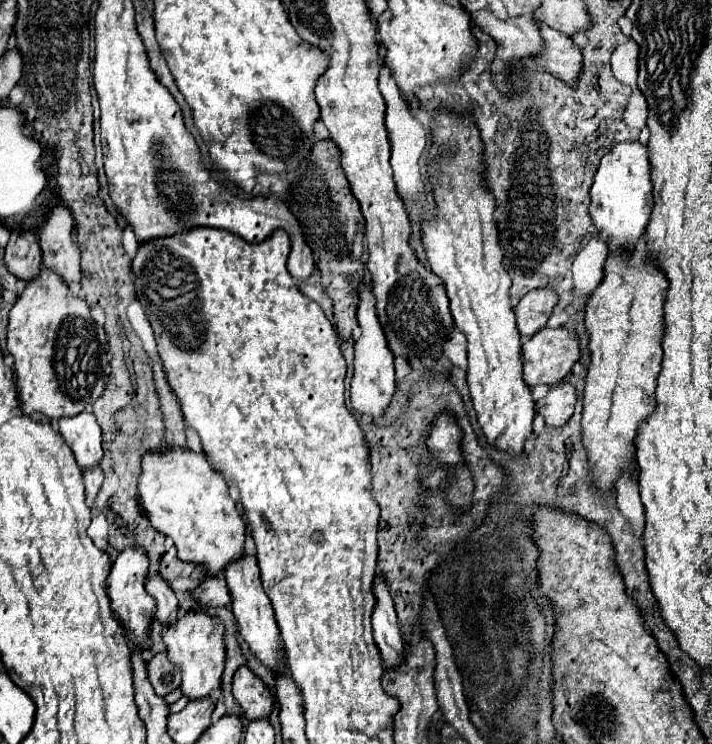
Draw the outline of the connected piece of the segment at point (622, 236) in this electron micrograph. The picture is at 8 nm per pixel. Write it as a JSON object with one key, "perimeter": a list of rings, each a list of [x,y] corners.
{"perimeter":[[[624,141],[614,145],[600,161],[600,167],[590,189],[590,215],[598,233],[610,249],[632,249],[652,211],[652,179],[650,179],[650,155],[648,145],[640,141]]]}

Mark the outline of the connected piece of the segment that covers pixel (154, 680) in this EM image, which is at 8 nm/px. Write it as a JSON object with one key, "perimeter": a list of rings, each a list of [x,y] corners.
{"perimeter":[[[158,653],[154,655],[148,663],[148,679],[156,691],[156,695],[164,697],[168,695],[170,691],[178,689],[180,683],[182,683],[182,675],[180,675],[180,667],[176,667],[176,663],[172,663],[164,653]]]}

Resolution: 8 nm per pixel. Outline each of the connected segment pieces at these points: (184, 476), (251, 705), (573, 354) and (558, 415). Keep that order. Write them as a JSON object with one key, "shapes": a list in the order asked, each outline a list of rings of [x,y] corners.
{"shapes":[[[[186,447],[148,451],[142,457],[138,499],[152,527],[174,541],[180,559],[204,565],[210,575],[244,555],[246,521],[236,501],[228,495],[224,477],[208,463],[204,453],[194,453]]],[[[248,667],[238,669],[234,675],[234,697],[250,721],[268,719],[274,709],[274,695]]],[[[544,327],[540,333],[532,335],[530,341],[524,343],[524,381],[534,387],[534,385],[554,385],[562,381],[570,371],[572,365],[580,359],[580,345],[578,345],[578,335],[574,331],[568,331],[566,327]]],[[[560,383],[550,387],[548,395],[536,403],[536,411],[544,417],[546,425],[562,427],[574,413],[576,389],[572,383]]]]}

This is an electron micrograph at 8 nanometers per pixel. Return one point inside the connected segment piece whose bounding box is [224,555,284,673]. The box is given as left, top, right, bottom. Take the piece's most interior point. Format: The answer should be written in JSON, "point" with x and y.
{"point":[250,604]}

